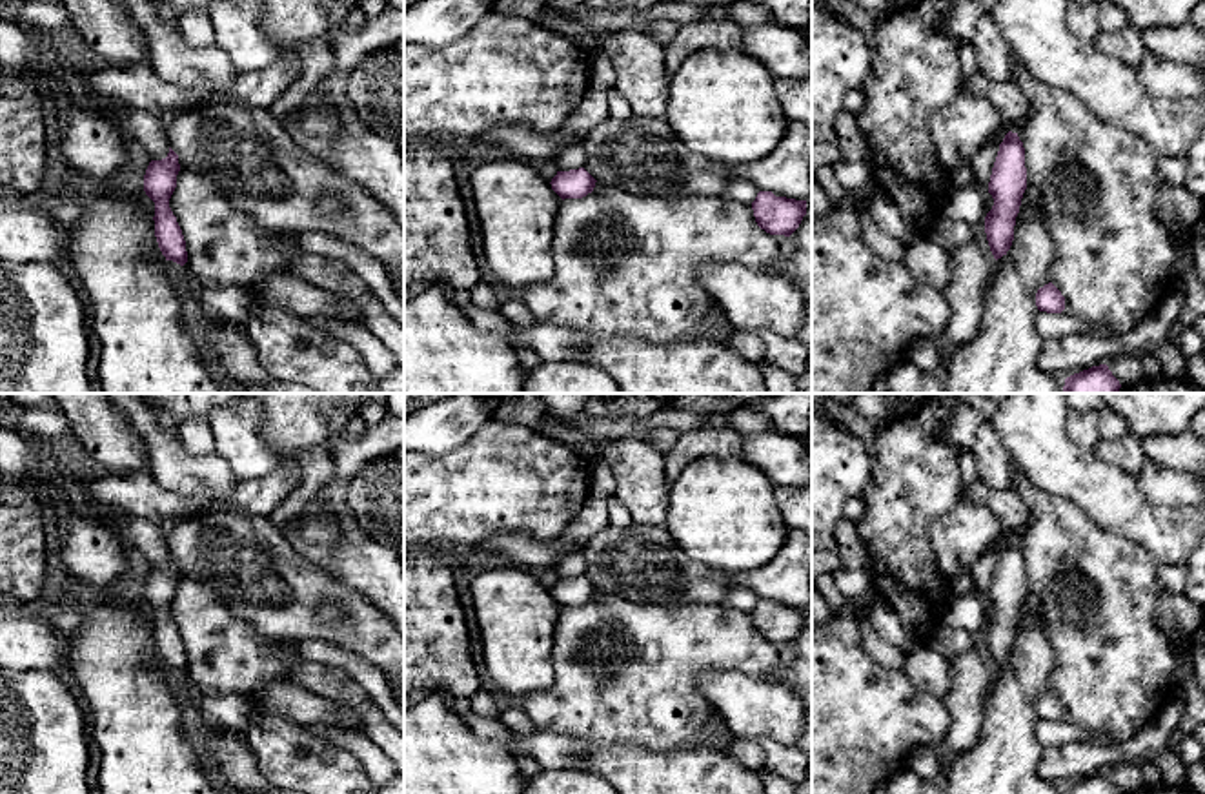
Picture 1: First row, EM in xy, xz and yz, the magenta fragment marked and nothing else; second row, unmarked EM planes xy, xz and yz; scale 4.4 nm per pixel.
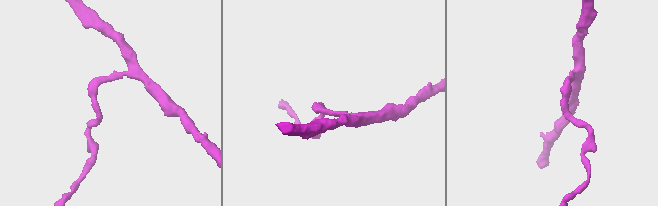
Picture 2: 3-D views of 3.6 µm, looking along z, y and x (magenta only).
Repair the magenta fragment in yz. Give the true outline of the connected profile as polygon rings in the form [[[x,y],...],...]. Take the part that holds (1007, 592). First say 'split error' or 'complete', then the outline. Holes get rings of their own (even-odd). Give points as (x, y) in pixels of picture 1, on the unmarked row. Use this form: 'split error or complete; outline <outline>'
complete; outline [[[1008,539],[999,552],[992,575],[988,601],[994,606],[985,625],[985,641],[994,667],[1001,667],[1012,654],[1016,625],[1027,597],[1025,555],[1018,541]]]

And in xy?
complete; outline [[[169,555],[162,568],[151,568],[144,583],[144,599],[155,610],[155,645],[166,668],[180,674],[187,670],[182,637],[169,616],[180,579],[178,563]]]

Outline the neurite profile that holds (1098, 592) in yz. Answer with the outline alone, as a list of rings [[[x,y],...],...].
[[[1012,463],[1012,488],[1030,510],[1032,524],[1018,539],[1025,555],[1027,594],[1039,601],[1039,619],[1054,648],[1050,690],[1065,705],[1065,721],[1105,734],[1114,745],[1125,743],[1152,723],[1174,696],[1172,674],[1178,650],[1159,626],[1159,596],[1156,559],[1138,543],[1096,524],[1078,504],[1038,488]]]

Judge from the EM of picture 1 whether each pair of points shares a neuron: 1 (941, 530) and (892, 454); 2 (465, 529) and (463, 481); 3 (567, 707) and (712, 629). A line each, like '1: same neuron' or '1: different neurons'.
1: different neurons
2: same neuron
3: same neuron

